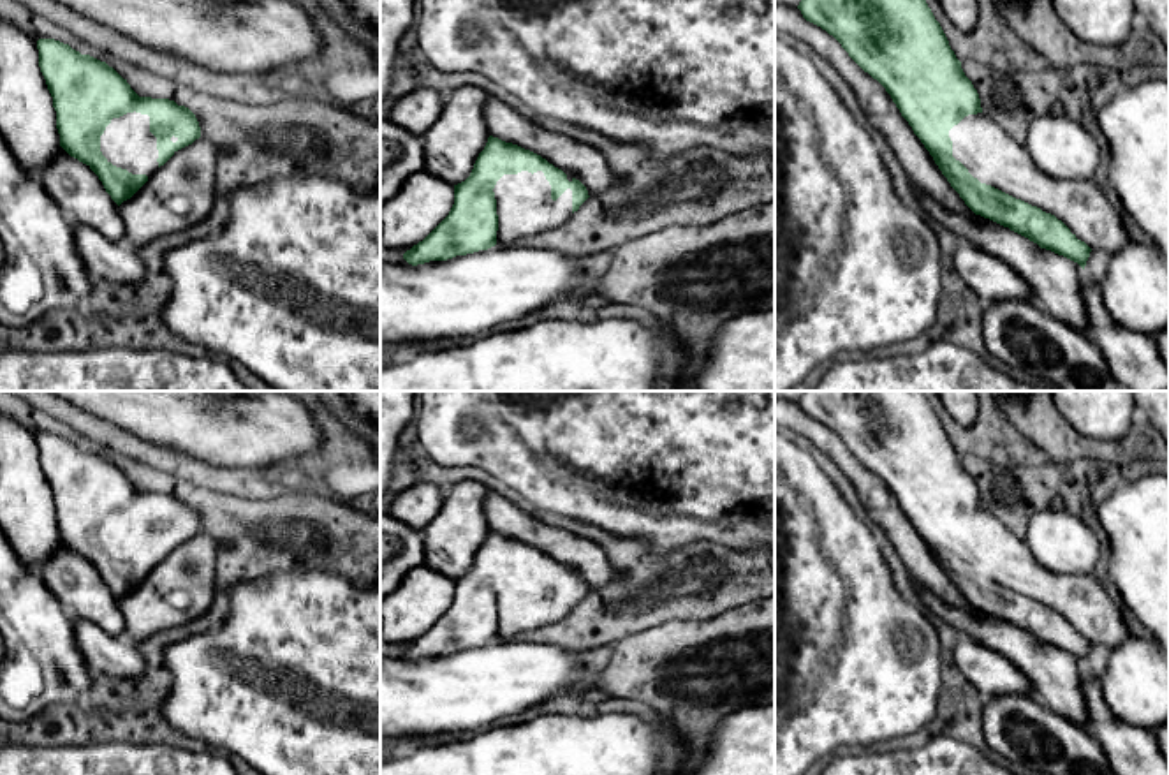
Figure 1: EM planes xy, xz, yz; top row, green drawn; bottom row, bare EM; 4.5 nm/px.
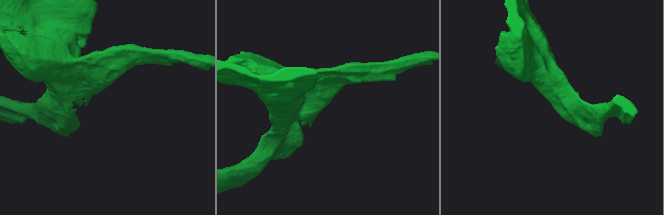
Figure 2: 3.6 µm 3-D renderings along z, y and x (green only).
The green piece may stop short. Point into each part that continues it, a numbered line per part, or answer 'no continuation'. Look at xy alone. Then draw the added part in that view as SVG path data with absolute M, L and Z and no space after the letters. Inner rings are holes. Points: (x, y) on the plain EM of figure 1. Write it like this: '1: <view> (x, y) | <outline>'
1: xy (127, 538) | M127 507L113 513L100 530L100 546L116 562L132 569L153 571L158 564L157 532L150 527L150 511Z

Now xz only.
1: xz (525, 603) | M542 565L504 569L493 587L498 609L496 641L549 625L572 609L572 585L567 583L553 595Z

